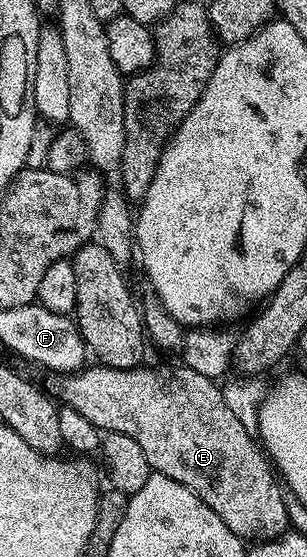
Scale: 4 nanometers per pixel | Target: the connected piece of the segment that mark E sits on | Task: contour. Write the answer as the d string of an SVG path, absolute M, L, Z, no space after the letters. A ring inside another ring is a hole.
M91 365L86 366L76 374L58 374L56 378L53 379L55 380L53 383L54 388L52 387L56 398L60 400L64 406L77 410L91 425L97 427L102 432L126 434L127 437L133 438L136 444L143 449L144 456L147 457L147 461L156 474L171 477L171 481L179 481L179 485L191 489L191 493L195 493L195 497L199 497L210 509L215 513L219 513L223 525L227 525L227 529L231 529L231 533L235 533L243 541L275 539L277 536L283 535L286 531L290 530L289 504L287 502L286 492L279 482L278 472L275 470L272 462L266 457L261 445L255 438L254 432L245 429L242 422L239 421L239 418L235 417L235 413L231 413L231 410L229 410L224 403L222 388L218 386L214 380L208 379L200 373L195 373L194 369L184 365L177 365L177 367L148 367L148 365L142 365L140 367L132 367L130 371L127 369L115 369L114 367L104 365L96 366L97 367L91 367Z

